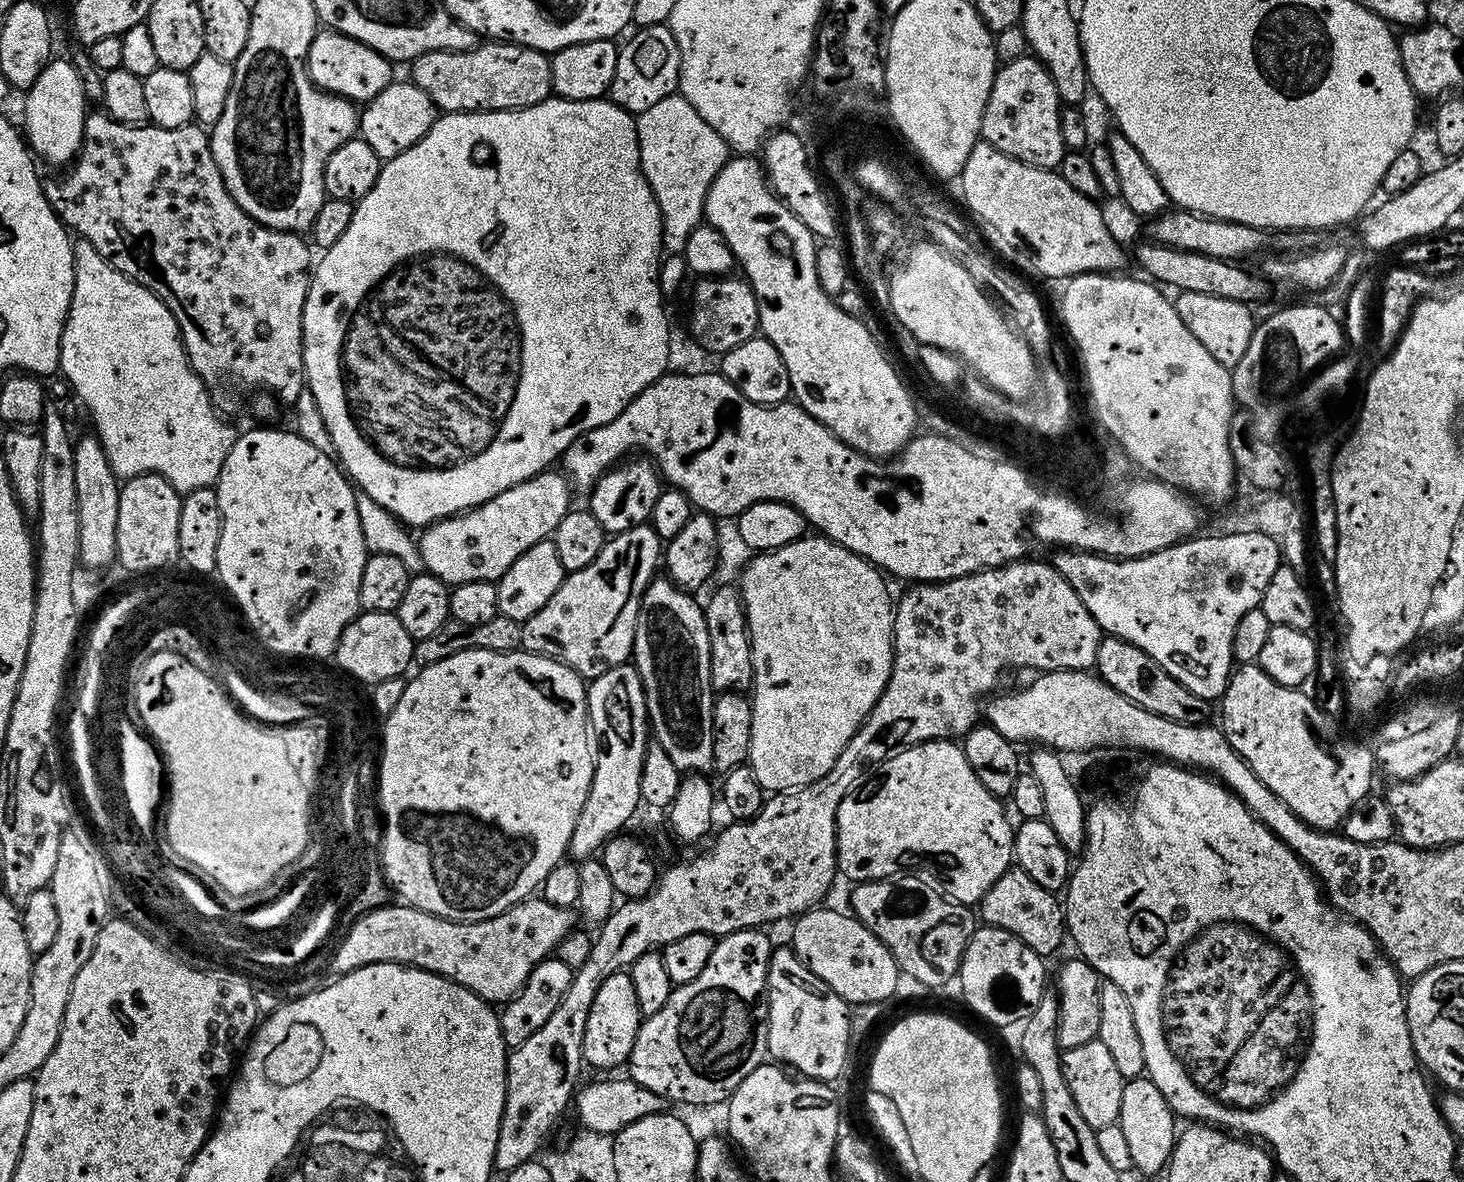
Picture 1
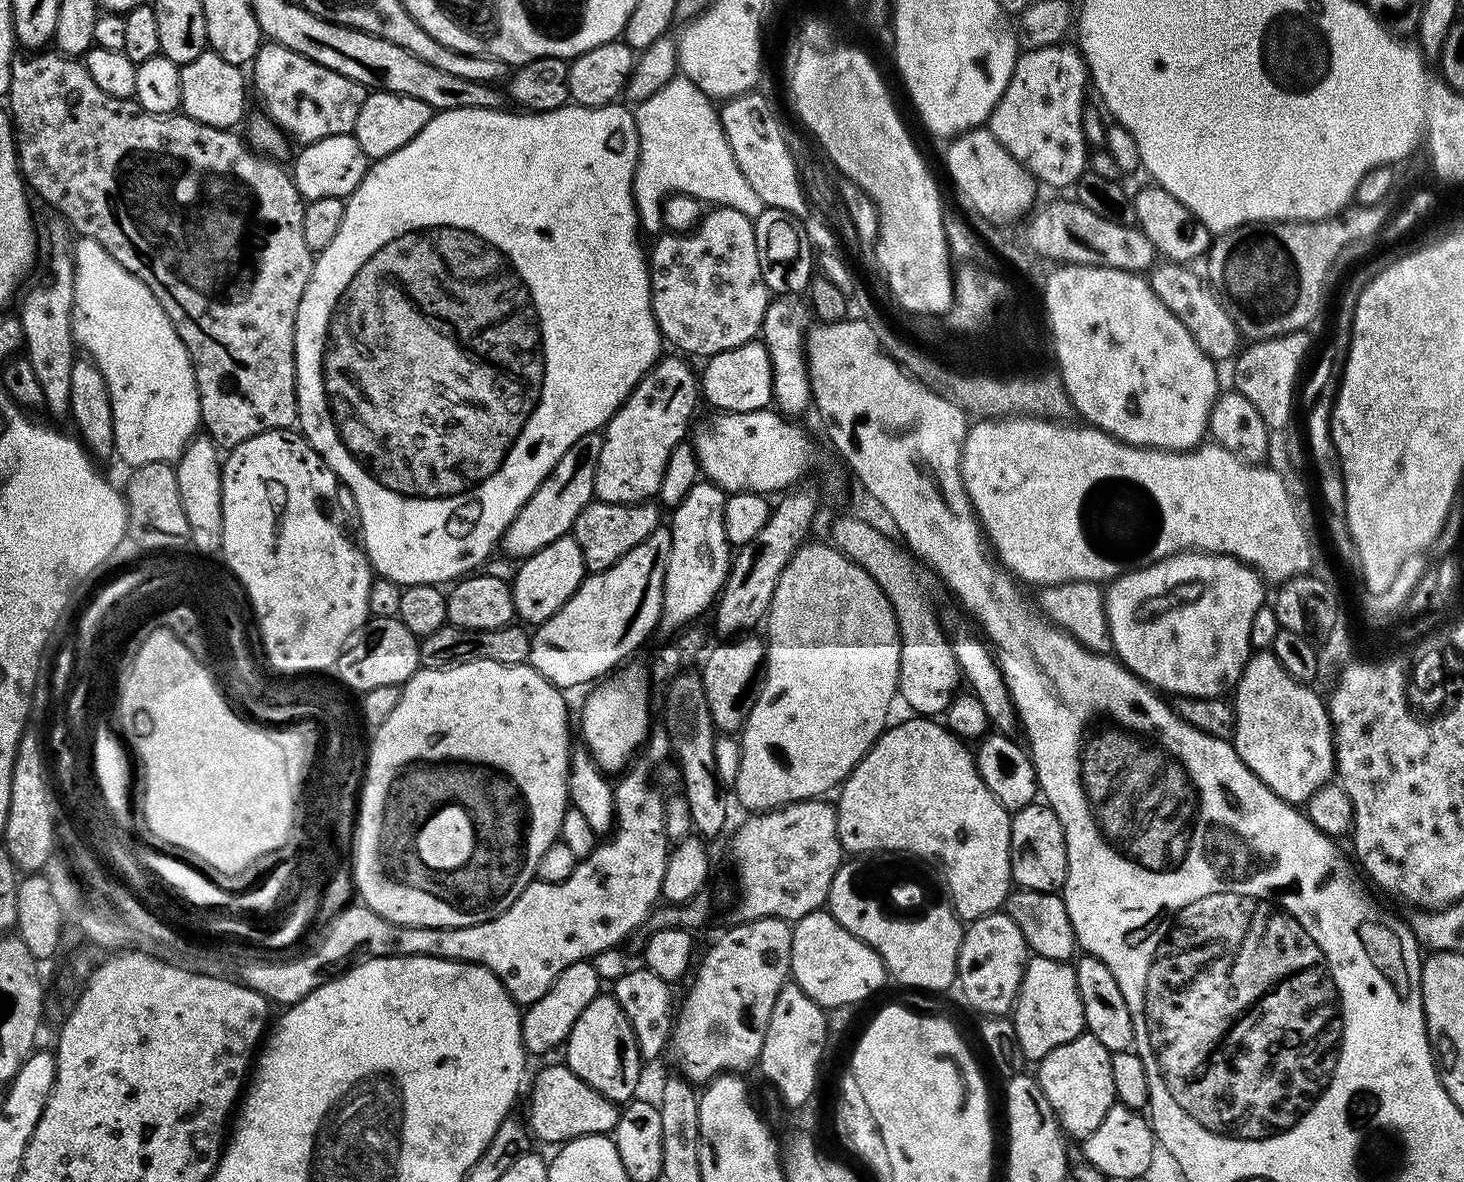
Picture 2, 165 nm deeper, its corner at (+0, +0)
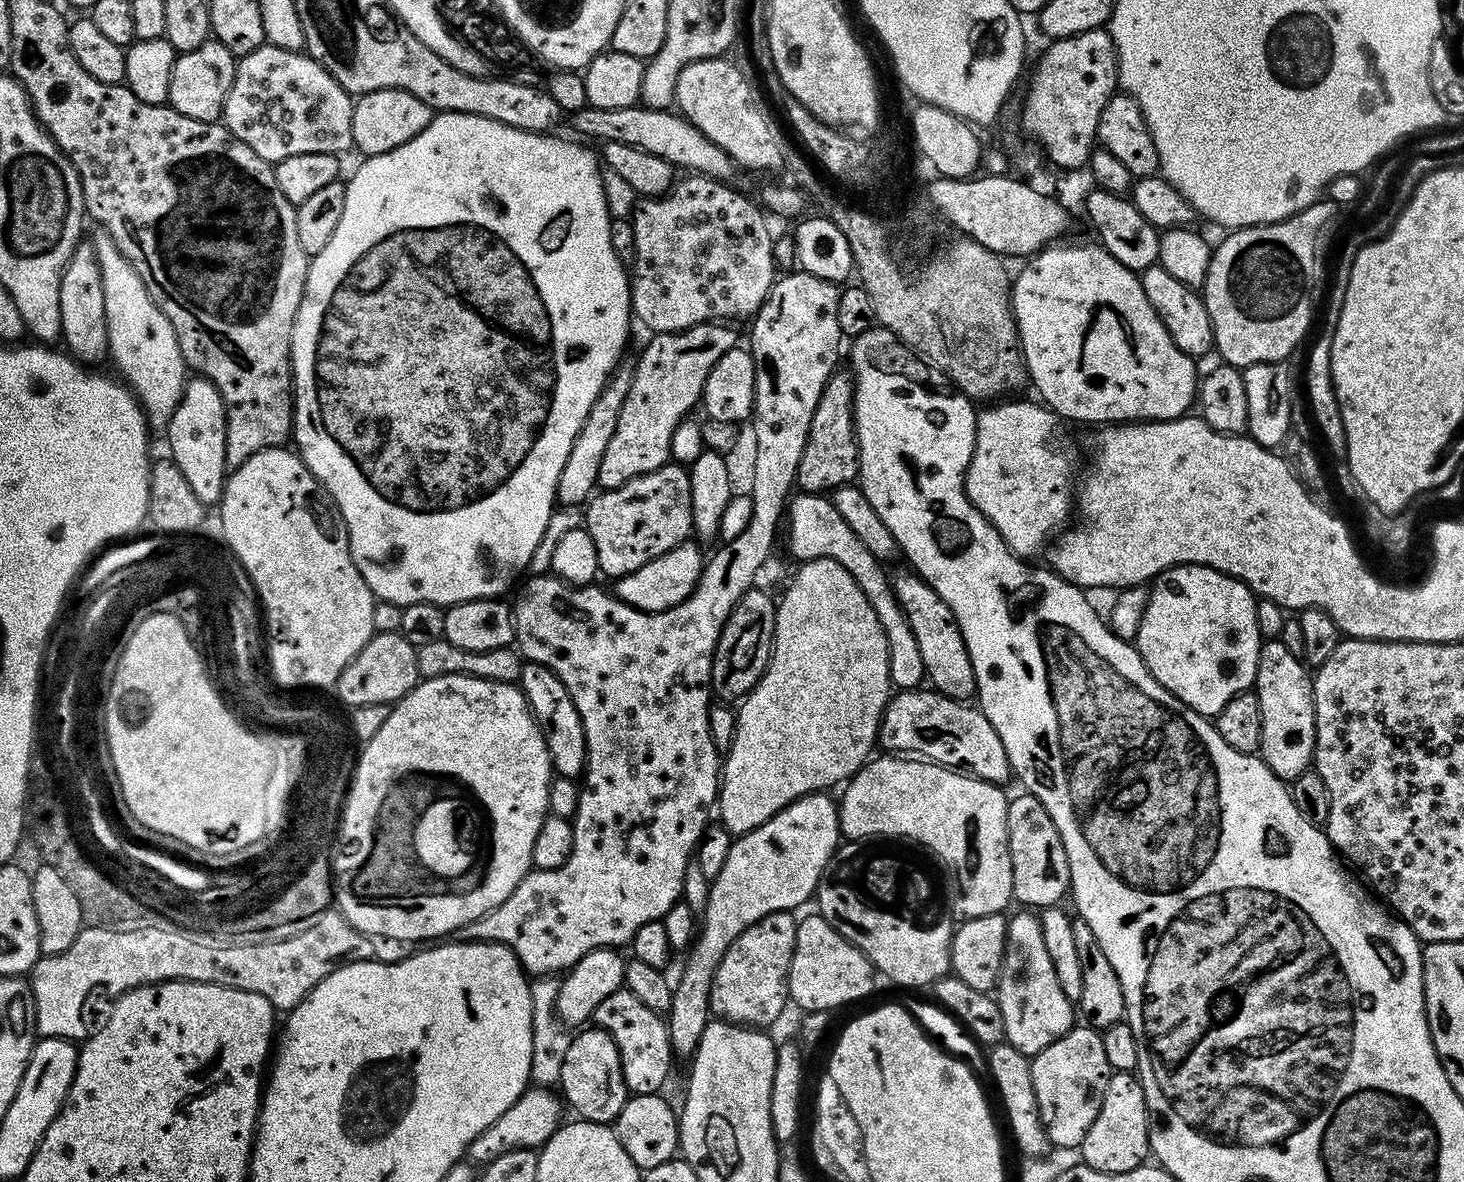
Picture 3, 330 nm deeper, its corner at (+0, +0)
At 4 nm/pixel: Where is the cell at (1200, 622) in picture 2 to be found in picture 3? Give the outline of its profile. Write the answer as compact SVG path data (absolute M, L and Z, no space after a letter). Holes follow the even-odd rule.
M1179 564L1177 568L1167 568L1165 572L1161 572L1155 580L1151 581L1148 588L1146 610L1142 614L1138 634L1134 641L1136 649L1139 650L1140 657L1144 659L1144 665L1150 670L1150 674L1163 688L1170 690L1170 694L1177 696L1183 704L1193 708L1198 715L1214 718L1222 710L1222 706L1226 706L1226 702L1230 702L1230 698L1249 691L1256 683L1256 671L1258 670L1258 658L1262 643L1256 617L1256 601L1257 597L1242 581L1237 580L1235 576L1227 576L1225 572L1219 572L1201 564Z

